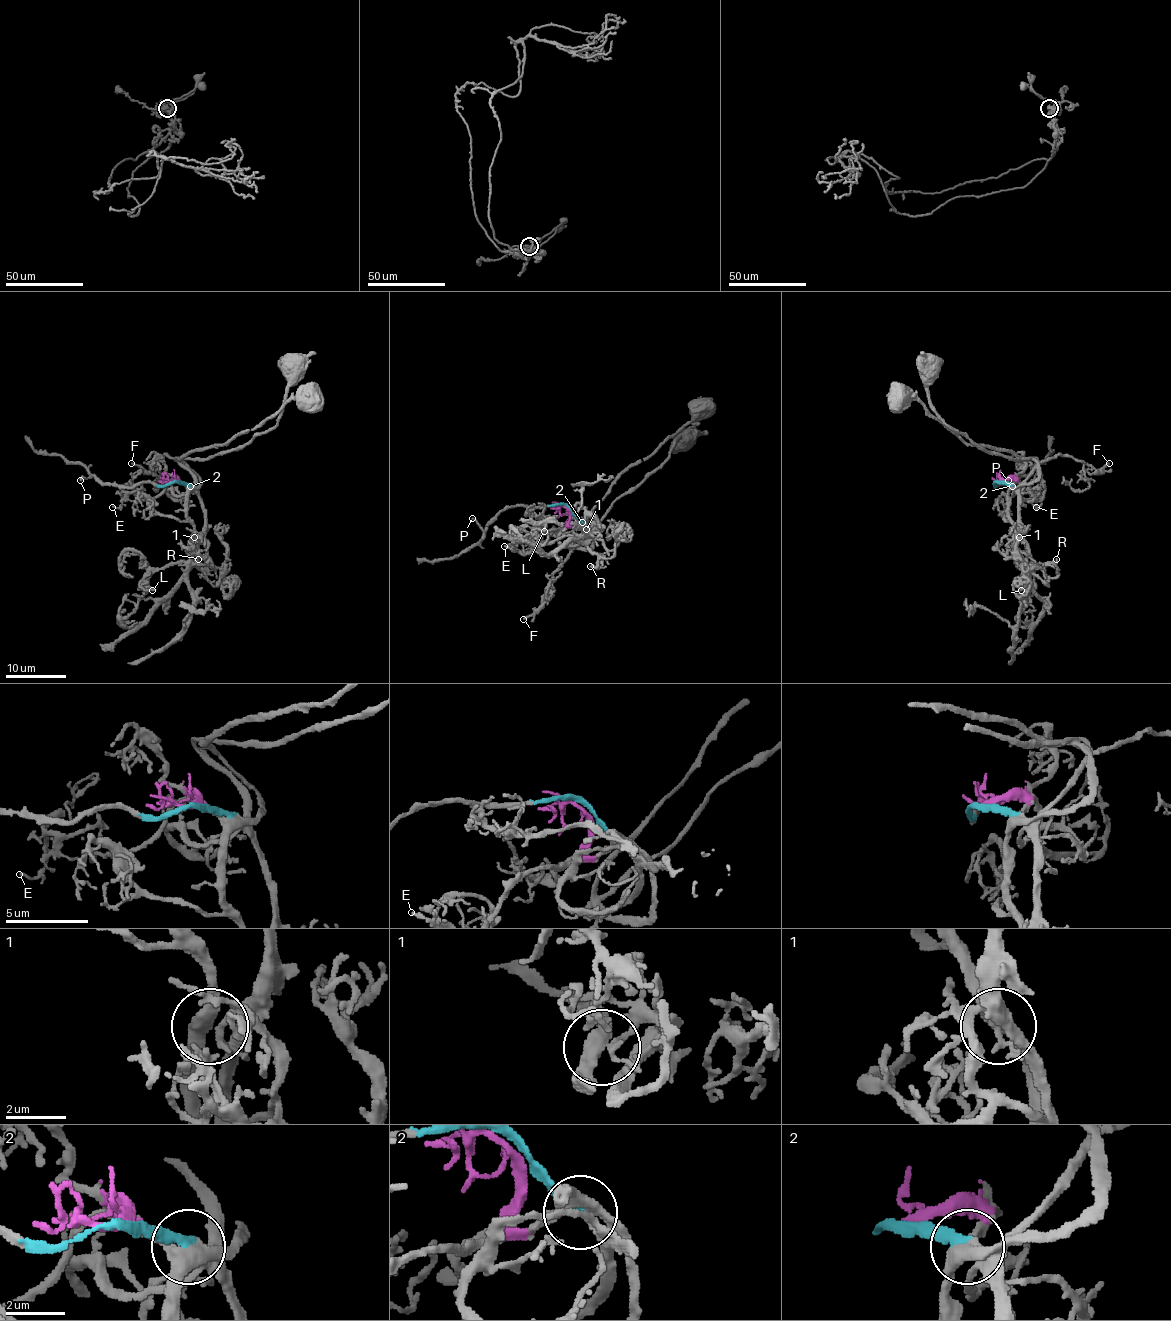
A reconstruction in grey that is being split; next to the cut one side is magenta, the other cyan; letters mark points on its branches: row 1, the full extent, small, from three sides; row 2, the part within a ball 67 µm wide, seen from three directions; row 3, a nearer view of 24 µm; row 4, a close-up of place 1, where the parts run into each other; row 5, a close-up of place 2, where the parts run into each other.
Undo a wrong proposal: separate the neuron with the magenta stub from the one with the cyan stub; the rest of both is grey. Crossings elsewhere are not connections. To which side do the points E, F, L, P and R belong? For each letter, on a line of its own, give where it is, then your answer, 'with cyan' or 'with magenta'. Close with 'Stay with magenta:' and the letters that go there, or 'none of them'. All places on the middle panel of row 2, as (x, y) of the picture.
E: at (504, 546); with magenta
F: at (523, 619); with cyan
L: at (544, 531); with magenta
P: at (472, 518); with cyan
R: at (590, 566); with cyan
Stay with magenta: E, L

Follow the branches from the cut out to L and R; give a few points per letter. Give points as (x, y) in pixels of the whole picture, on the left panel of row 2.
L: (175, 482), (188, 491), (188, 520), (194, 527), (189, 559), (157, 568), (148, 579), (156, 588), (151, 591)
R: (175, 482), (186, 482), (198, 496), (204, 514), (204, 536), (198, 544), (195, 563), (206, 566), (198, 559)

